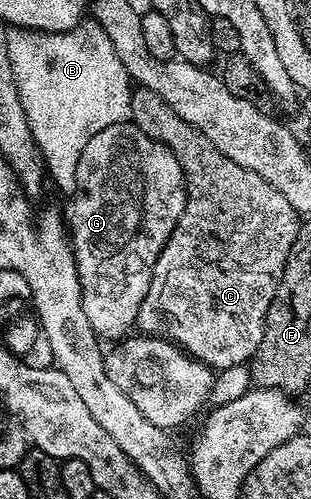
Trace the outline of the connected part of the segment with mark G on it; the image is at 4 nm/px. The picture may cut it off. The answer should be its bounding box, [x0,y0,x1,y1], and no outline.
[68,122,186,342]

